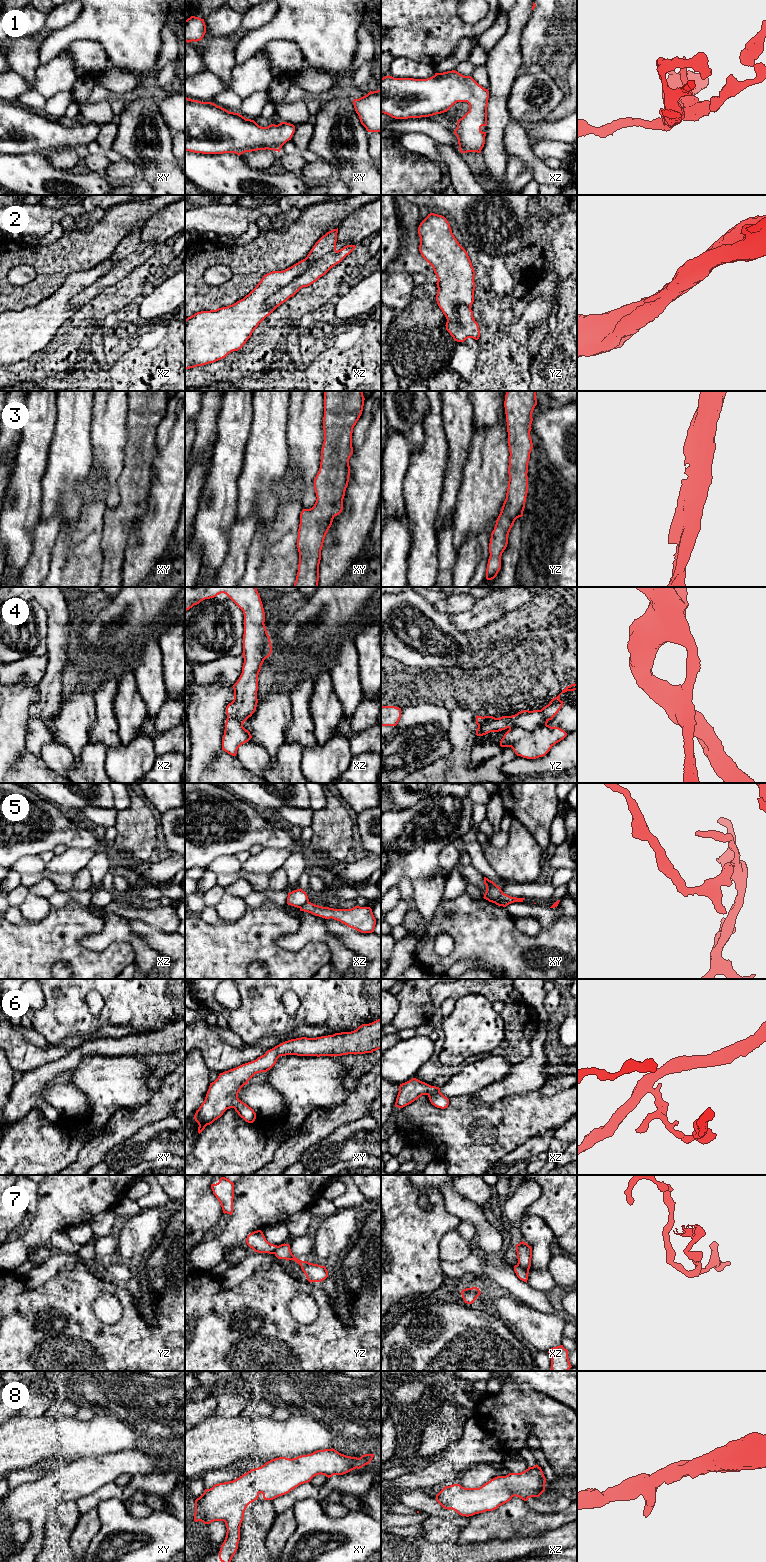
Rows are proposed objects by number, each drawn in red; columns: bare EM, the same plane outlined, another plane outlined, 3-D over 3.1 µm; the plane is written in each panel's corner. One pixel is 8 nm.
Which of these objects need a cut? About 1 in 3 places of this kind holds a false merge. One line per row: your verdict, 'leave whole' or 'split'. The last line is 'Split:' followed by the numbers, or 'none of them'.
1: leave whole
2: split
3: leave whole
4: leave whole
5: split
6: split
7: split
8: leave whole
Split: 2, 5, 6, 7

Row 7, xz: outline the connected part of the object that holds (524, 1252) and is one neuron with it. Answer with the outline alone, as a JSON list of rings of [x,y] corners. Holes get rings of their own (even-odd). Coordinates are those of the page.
[[[524,1241],[516,1245],[518,1265],[523,1268],[530,1269],[531,1258],[532,1258],[532,1248]]]

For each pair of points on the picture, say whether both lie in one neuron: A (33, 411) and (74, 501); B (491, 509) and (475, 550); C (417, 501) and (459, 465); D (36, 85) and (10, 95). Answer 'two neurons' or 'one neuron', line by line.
A: two neurons
B: two neurons
C: two neurons
D: one neuron

